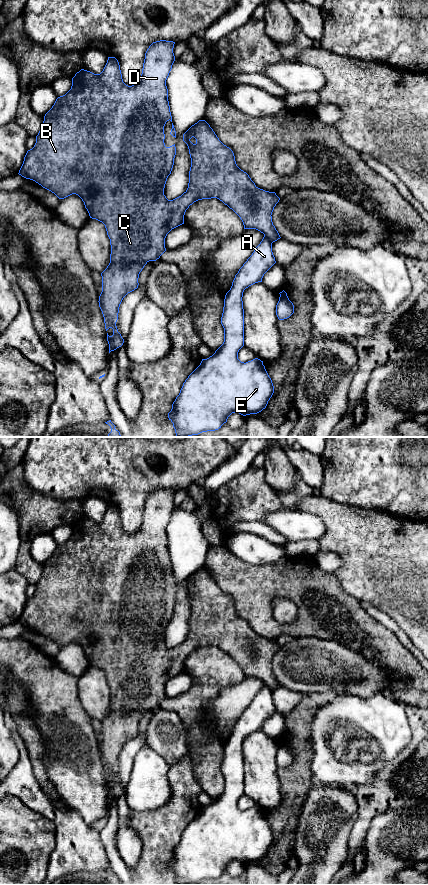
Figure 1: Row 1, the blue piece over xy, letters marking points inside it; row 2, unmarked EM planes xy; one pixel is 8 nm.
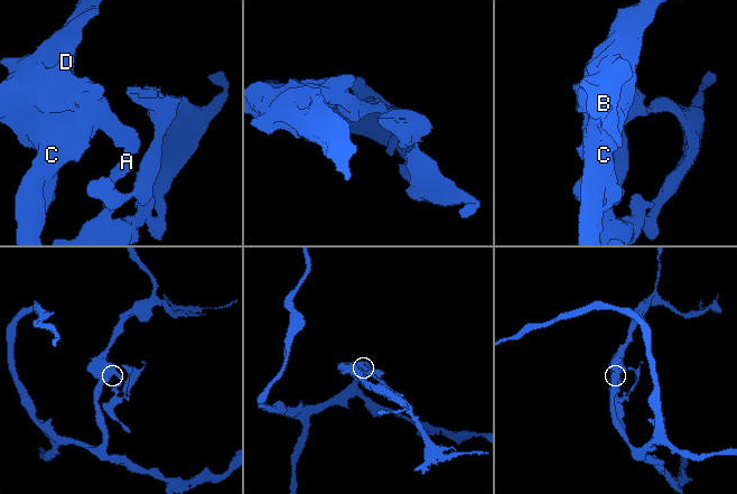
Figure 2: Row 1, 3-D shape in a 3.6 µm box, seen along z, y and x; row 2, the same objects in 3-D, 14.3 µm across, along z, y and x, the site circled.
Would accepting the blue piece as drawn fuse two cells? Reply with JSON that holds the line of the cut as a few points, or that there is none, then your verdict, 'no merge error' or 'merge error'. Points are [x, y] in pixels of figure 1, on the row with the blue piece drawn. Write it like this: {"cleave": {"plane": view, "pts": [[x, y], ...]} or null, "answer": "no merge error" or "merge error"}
{"cleave": {"plane": "xy", "pts": [[264, 235], [272, 242]]}, "answer": "merge error"}

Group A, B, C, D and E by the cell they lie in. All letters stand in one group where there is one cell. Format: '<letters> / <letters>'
A E / B C D

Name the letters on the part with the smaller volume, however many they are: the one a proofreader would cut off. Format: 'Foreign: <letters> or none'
Foreign: A, E

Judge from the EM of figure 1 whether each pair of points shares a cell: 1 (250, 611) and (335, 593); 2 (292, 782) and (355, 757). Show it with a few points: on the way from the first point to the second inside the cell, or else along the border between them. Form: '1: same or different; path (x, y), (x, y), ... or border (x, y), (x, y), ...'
1: same; path (271, 590), (274, 587), (314, 587)
2: different; border (313, 750), (311, 773), (316, 782)

